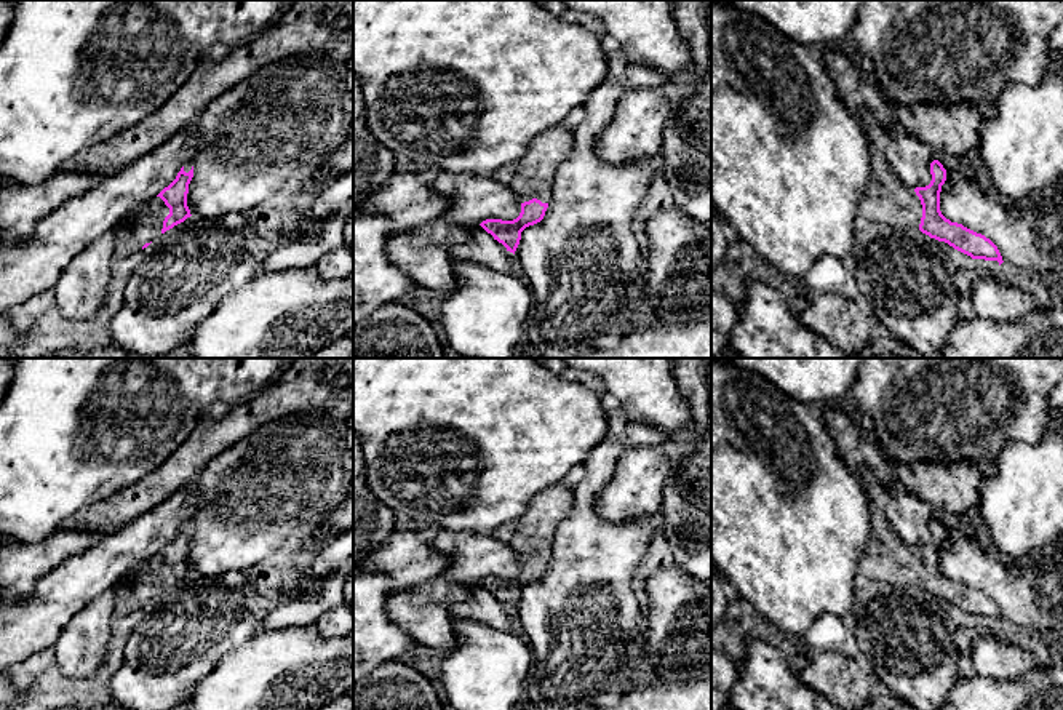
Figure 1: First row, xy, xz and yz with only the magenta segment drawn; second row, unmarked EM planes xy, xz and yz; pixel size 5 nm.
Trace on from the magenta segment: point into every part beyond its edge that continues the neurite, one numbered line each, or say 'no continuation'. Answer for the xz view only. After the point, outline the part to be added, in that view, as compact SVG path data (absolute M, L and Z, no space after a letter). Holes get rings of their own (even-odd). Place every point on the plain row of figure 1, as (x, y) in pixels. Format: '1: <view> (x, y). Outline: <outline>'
1: xz (531, 534). Outline: M555 485L539 493L526 512L491 532L497 540L508 544L520 560L532 556L550 560L558 526L574 505L575 489Z

